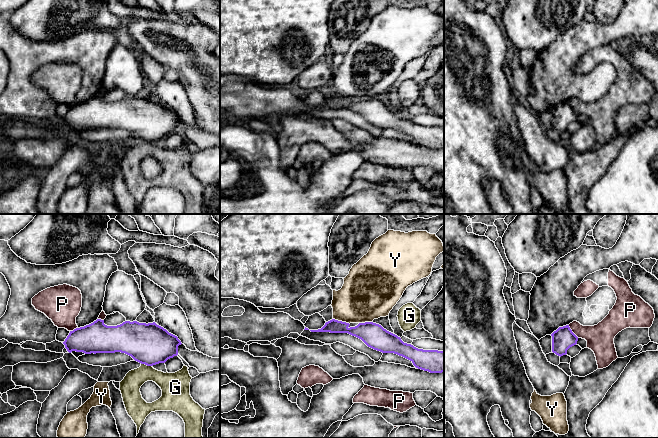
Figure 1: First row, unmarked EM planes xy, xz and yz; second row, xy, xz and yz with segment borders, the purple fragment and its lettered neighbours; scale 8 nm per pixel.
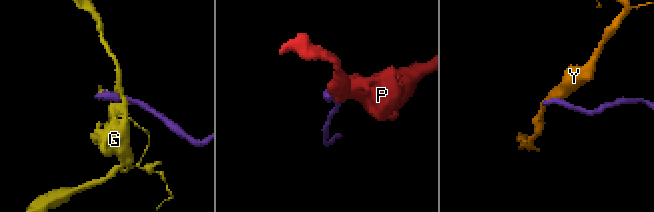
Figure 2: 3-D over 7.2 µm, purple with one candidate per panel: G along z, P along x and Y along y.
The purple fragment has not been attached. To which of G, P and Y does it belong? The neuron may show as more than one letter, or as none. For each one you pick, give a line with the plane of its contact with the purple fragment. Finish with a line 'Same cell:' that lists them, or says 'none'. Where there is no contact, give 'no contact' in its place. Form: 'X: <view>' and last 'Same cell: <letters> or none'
Same cell: none

